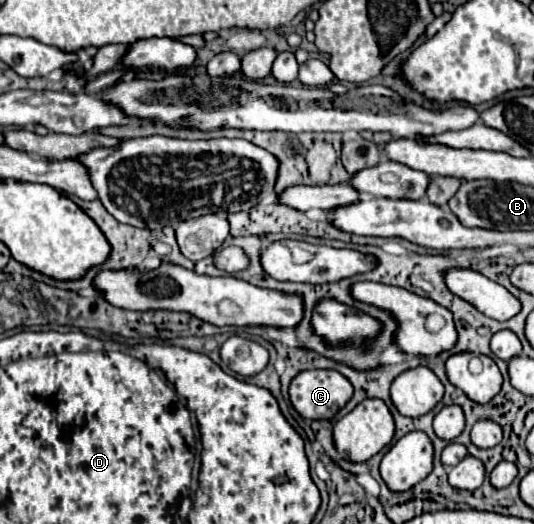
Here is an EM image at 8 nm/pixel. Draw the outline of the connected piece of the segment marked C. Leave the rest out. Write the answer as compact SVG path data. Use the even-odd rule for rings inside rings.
M335 370L299 372L289 386L293 408L309 420L333 418L353 396L351 382Z

